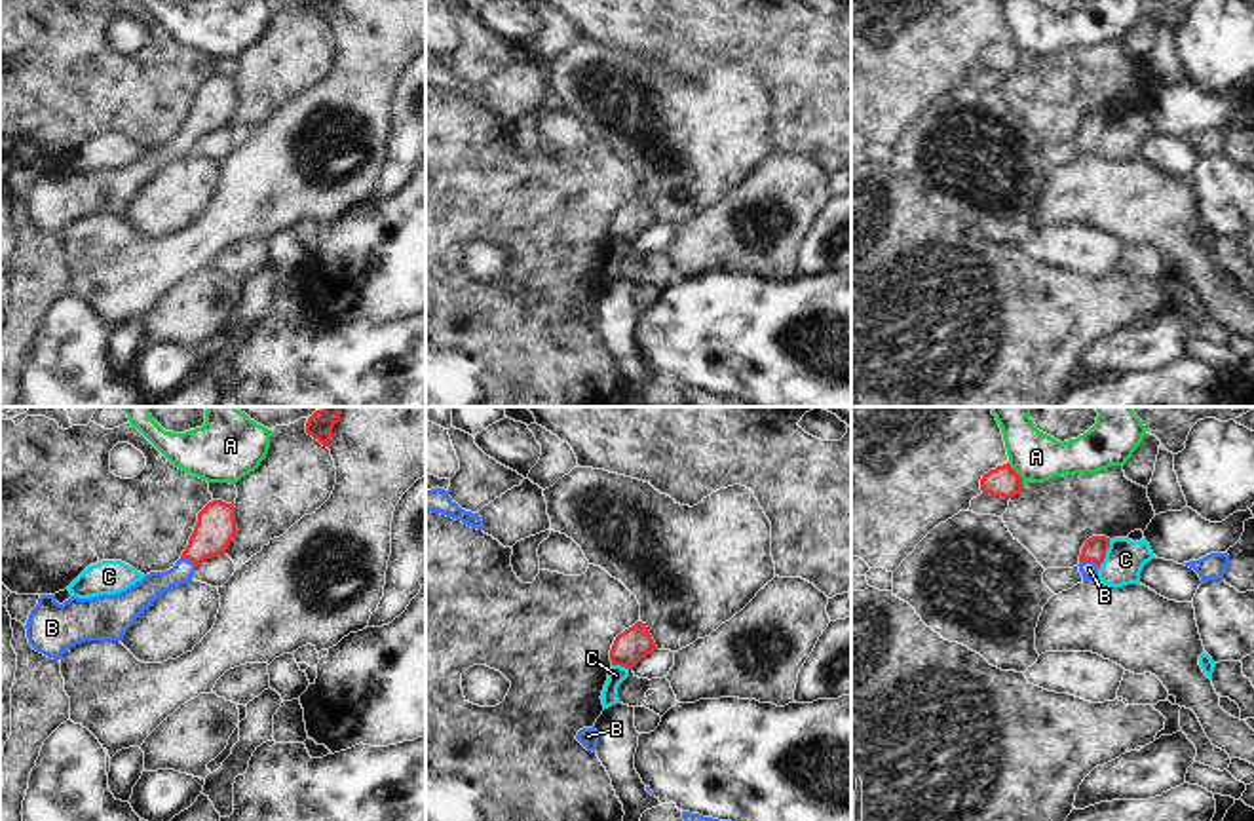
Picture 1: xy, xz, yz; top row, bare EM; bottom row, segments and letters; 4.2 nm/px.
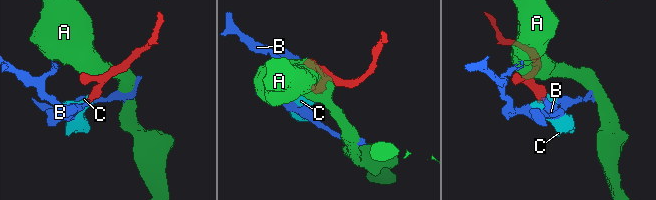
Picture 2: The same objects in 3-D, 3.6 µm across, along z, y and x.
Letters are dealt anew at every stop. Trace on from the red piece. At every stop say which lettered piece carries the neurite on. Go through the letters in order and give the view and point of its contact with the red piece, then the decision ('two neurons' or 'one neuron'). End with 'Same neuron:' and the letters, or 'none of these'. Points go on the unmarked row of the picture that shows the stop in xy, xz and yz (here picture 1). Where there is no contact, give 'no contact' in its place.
A: meets red in yz at (1015, 46); two neurons
B: meets red in yz at (1089, 133); one neuron
C: meets red in yz at (1104, 130); two neurons
Same neuron: B

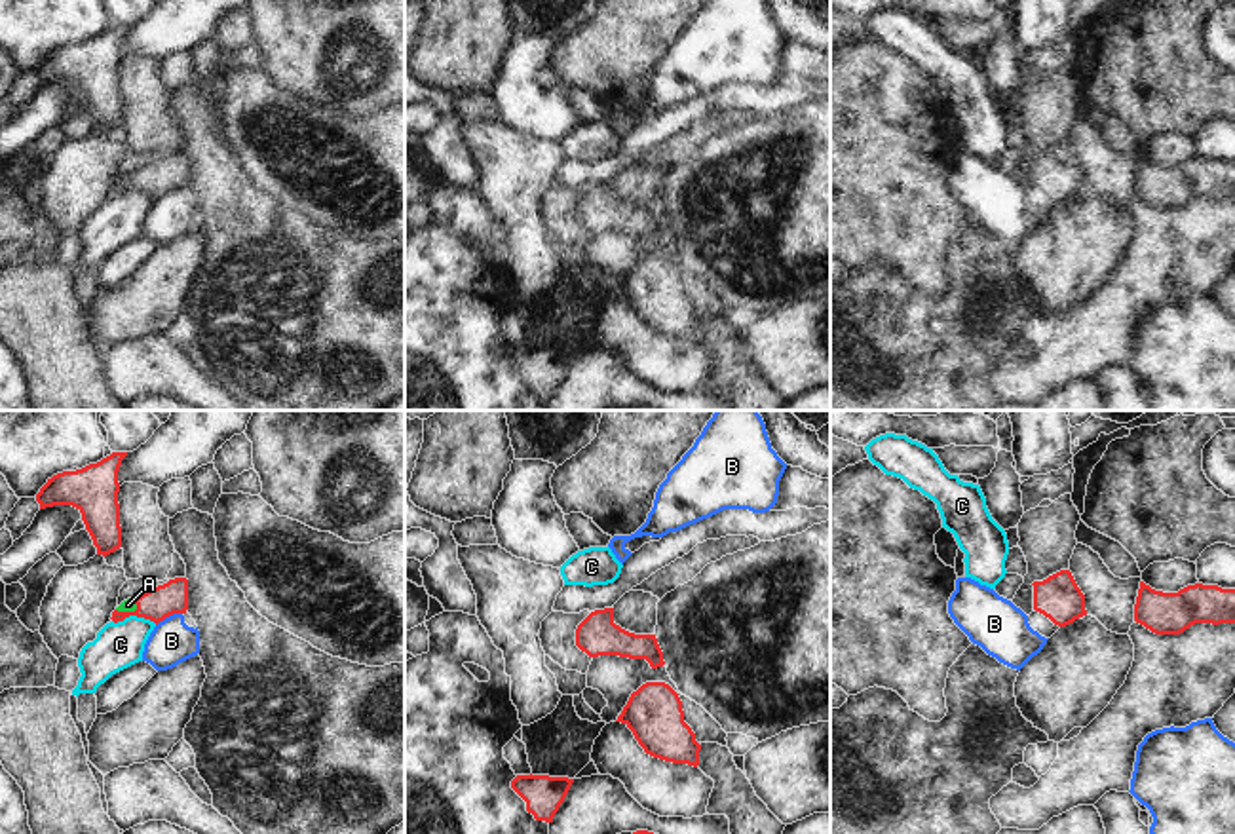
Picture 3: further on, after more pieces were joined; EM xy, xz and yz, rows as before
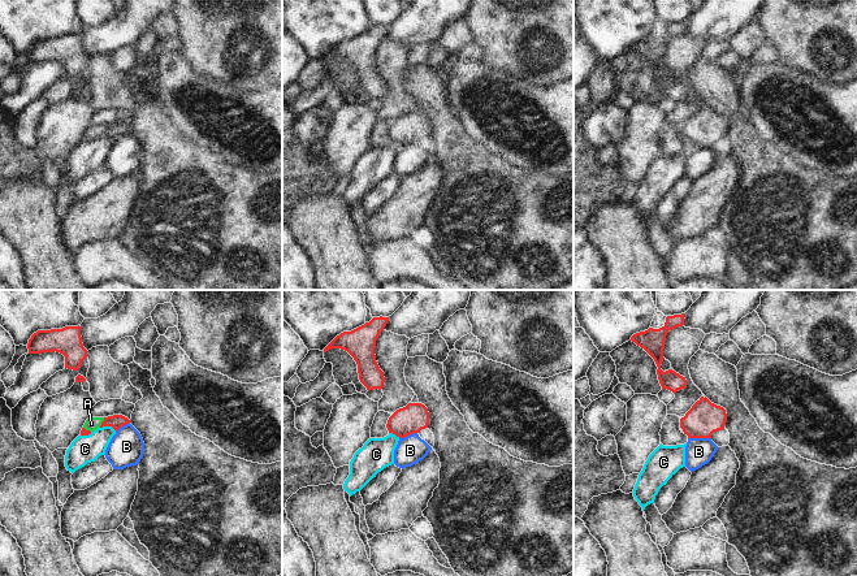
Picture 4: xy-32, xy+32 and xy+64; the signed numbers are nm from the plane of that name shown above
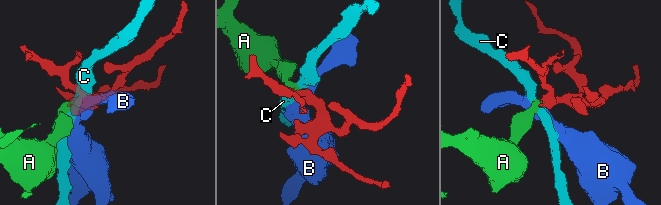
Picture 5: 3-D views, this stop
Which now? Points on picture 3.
A: meets red in xy at (128, 187); one neuron
B: meets red in xy at (168, 190); two neurons
C: meets red in xy at (135, 189); two neurons
Same neuron: A

